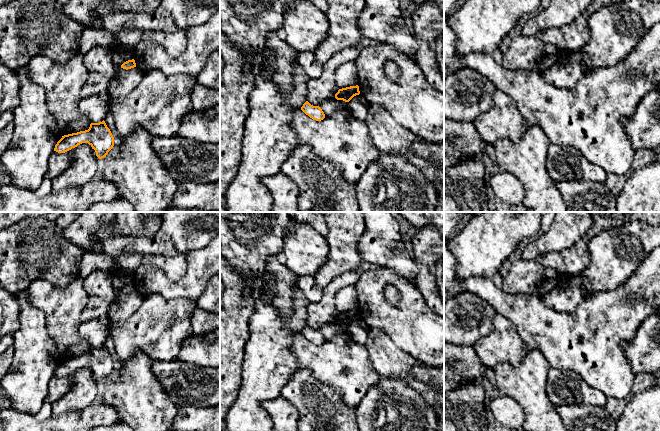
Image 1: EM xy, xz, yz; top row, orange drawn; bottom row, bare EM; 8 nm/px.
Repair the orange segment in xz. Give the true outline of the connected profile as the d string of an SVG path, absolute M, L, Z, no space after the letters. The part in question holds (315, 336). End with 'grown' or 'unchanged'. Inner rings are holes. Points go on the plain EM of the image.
M308 325L303 328L301 334L313 344L321 345L325 342L322 333L319 330L311 329Z; unchanged

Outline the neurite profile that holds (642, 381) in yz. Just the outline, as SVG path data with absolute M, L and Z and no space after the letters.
M660 372L657 374L637 373L632 384L631 397L637 393L643 392L660 382Z

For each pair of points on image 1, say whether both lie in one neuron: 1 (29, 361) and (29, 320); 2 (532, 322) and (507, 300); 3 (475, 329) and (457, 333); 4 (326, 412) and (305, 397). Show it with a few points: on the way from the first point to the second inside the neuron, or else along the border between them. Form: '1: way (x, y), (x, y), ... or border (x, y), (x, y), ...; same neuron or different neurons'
1: way (29, 351), (29, 330); same neuron
2: way (526, 316), (517, 307), (513, 306); same neuron
3: way (471, 329), (461, 329); same neuron
4: way (321, 408), (310, 397); same neuron

